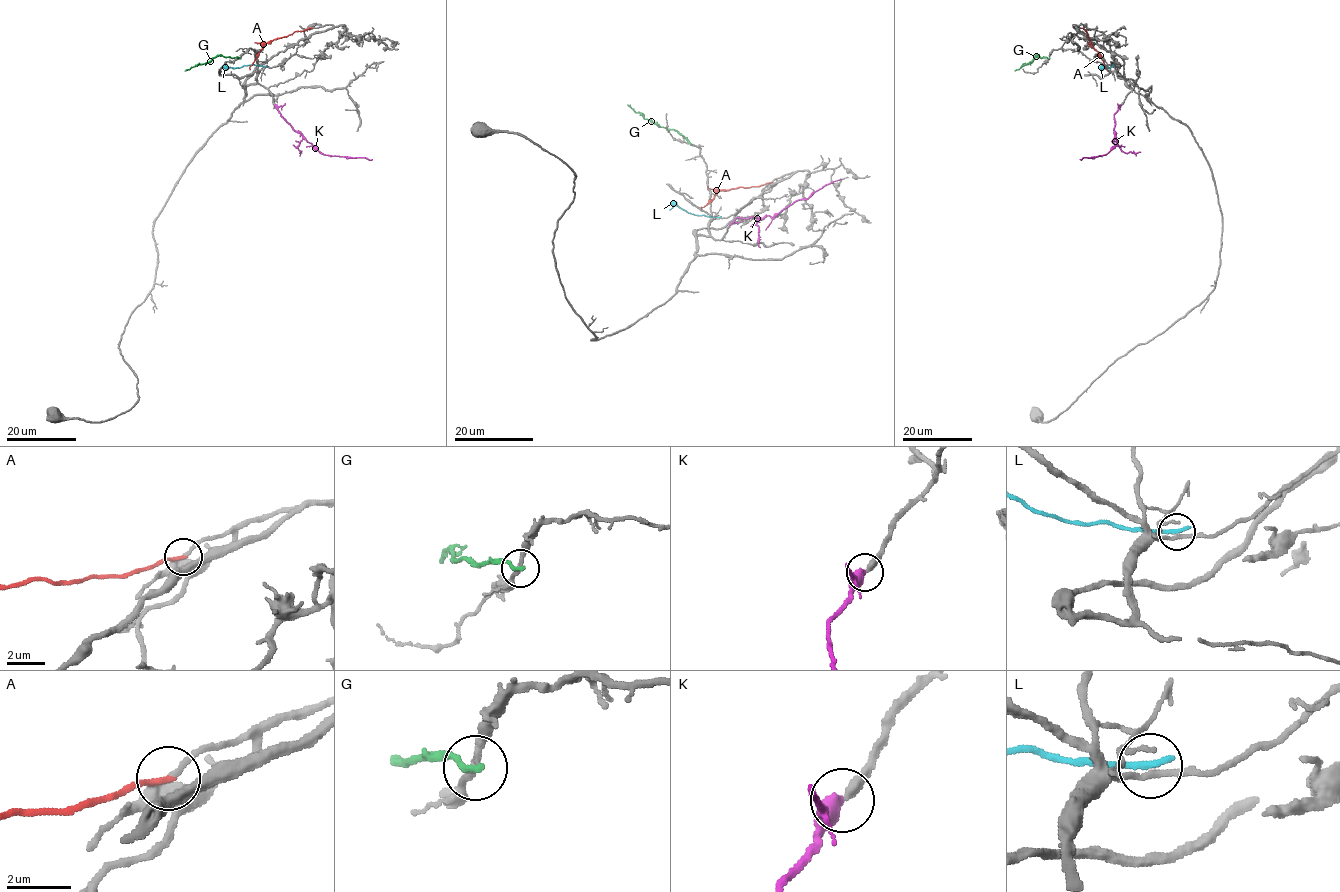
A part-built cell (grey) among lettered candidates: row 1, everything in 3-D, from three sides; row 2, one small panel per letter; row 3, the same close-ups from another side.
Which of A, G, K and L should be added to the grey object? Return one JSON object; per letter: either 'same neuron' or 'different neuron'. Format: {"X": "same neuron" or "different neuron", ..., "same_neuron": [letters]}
{"A": "same neuron", "G": "different neuron", "K": "same neuron", "L": "different neuron", "same_neuron": ["A", "K"]}

